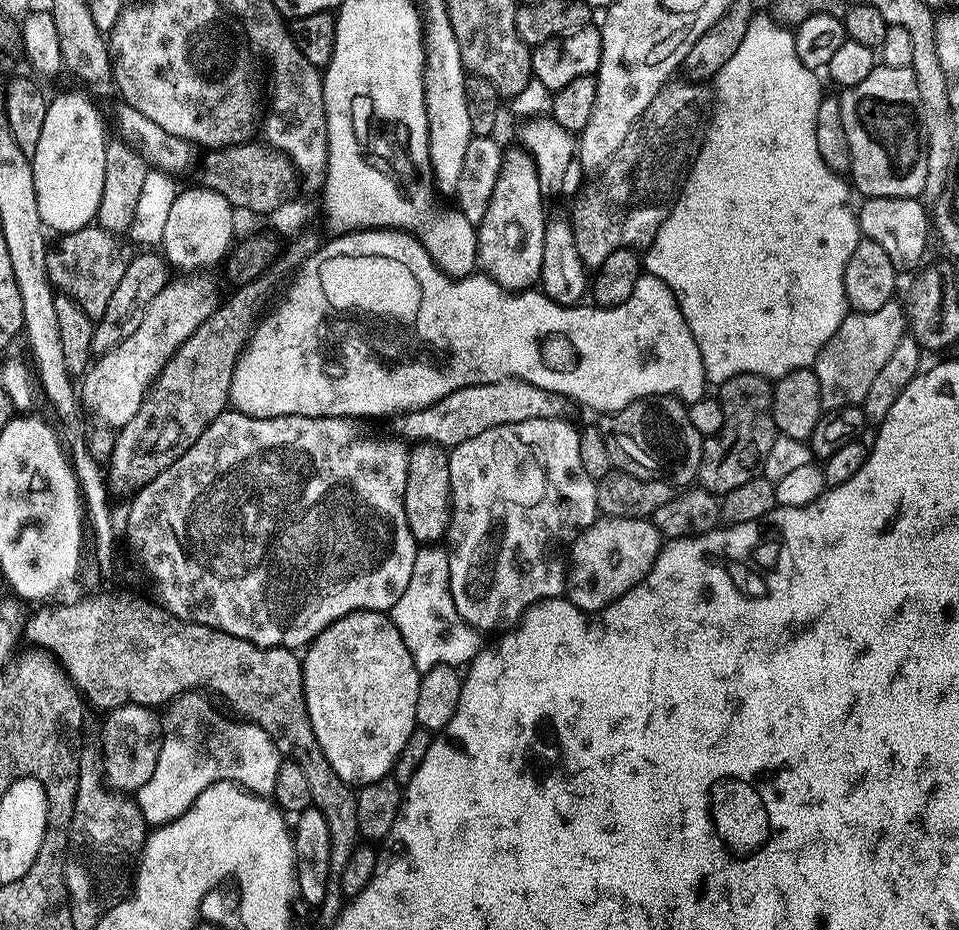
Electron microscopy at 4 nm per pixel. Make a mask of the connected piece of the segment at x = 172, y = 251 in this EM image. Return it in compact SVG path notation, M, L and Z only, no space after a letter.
M195 186L177 191L176 201L170 207L166 221L165 236L162 243L162 256L173 269L185 268L192 274L195 268L207 264L219 265L228 255L234 244L232 238L232 204L222 194L212 188Z

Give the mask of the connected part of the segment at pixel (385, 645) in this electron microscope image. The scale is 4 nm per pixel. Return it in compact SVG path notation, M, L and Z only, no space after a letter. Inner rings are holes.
M351 612L323 628L302 656L304 665L304 697L318 746L326 754L334 774L342 782L363 786L378 782L395 769L398 754L406 746L406 738L416 731L418 686L422 673L414 666L414 658L392 621L383 612Z

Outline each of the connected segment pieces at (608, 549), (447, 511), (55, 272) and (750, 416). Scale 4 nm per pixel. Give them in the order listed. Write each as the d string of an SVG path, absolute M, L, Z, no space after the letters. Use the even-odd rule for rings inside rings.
M604 516L582 532L570 549L566 596L575 608L593 613L622 598L654 566L662 547L662 537L651 519L635 520Z
M416 446L408 453L406 474L406 522L414 534L417 545L432 546L444 535L449 535L452 526L452 487L448 452L440 446Z
M100 226L80 228L77 232L66 232L59 237L60 240L47 253L46 270L48 280L52 287L74 301L90 319L97 322L102 318L109 303L110 294L117 289L118 282L122 279L128 260L119 260L116 255L120 248L111 236L111 231Z
M738 374L731 376L722 388L736 399L736 405L727 409L719 434L704 440L698 477L699 483L713 494L729 492L761 475L766 454L770 454L770 446L774 446L778 435L772 417L773 385L769 377Z

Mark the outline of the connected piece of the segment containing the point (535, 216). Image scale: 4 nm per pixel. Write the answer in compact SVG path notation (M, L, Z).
M520 146L508 148L504 166L486 218L478 226L478 264L501 288L510 292L528 290L539 281L542 270L542 242L544 241L544 203L546 197L539 190L536 162Z

